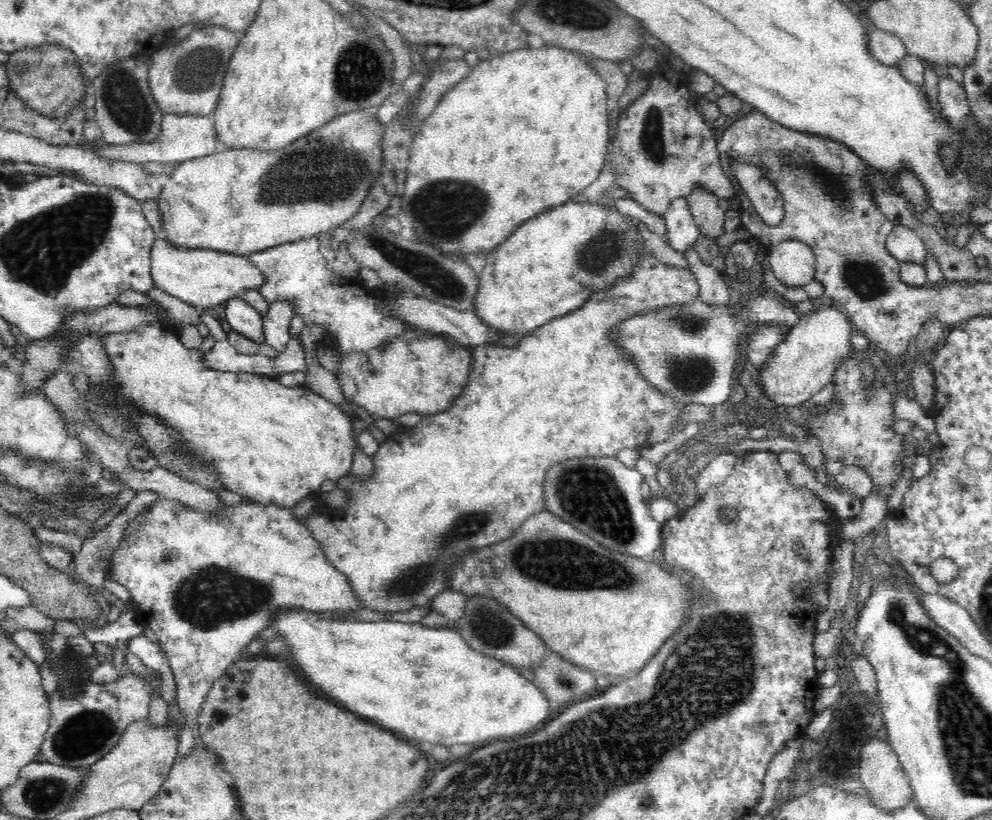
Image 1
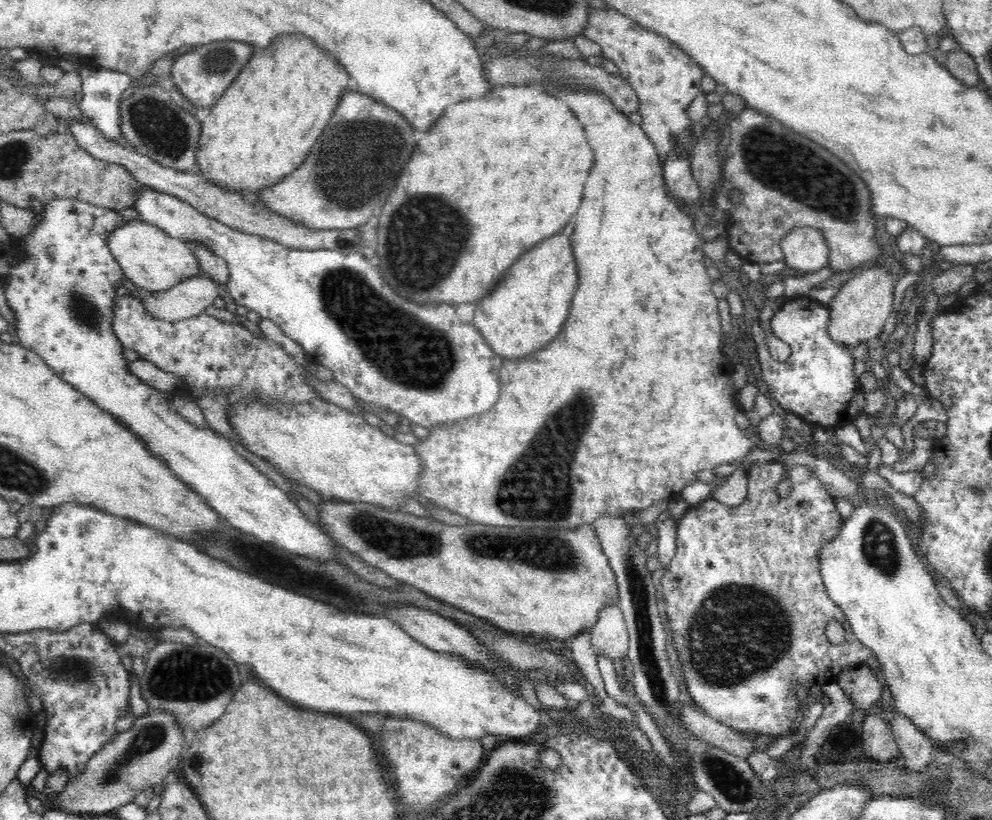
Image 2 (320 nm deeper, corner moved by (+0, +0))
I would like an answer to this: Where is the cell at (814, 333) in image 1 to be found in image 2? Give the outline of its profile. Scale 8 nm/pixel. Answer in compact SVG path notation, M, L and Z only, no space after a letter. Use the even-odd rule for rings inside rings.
M872 266L856 273L854 278L844 283L842 289L827 305L830 309L830 322L828 322L830 337L838 343L844 343L852 351L858 342L878 337L879 334L887 331L890 318L894 315L896 281L894 272L890 272L886 266Z

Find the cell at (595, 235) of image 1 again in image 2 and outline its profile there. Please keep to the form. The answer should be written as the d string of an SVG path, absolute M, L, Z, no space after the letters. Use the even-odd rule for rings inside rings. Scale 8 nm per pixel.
M552 236L524 254L502 278L495 290L476 304L473 325L502 359L522 359L545 349L561 336L579 283L572 244L566 236Z

